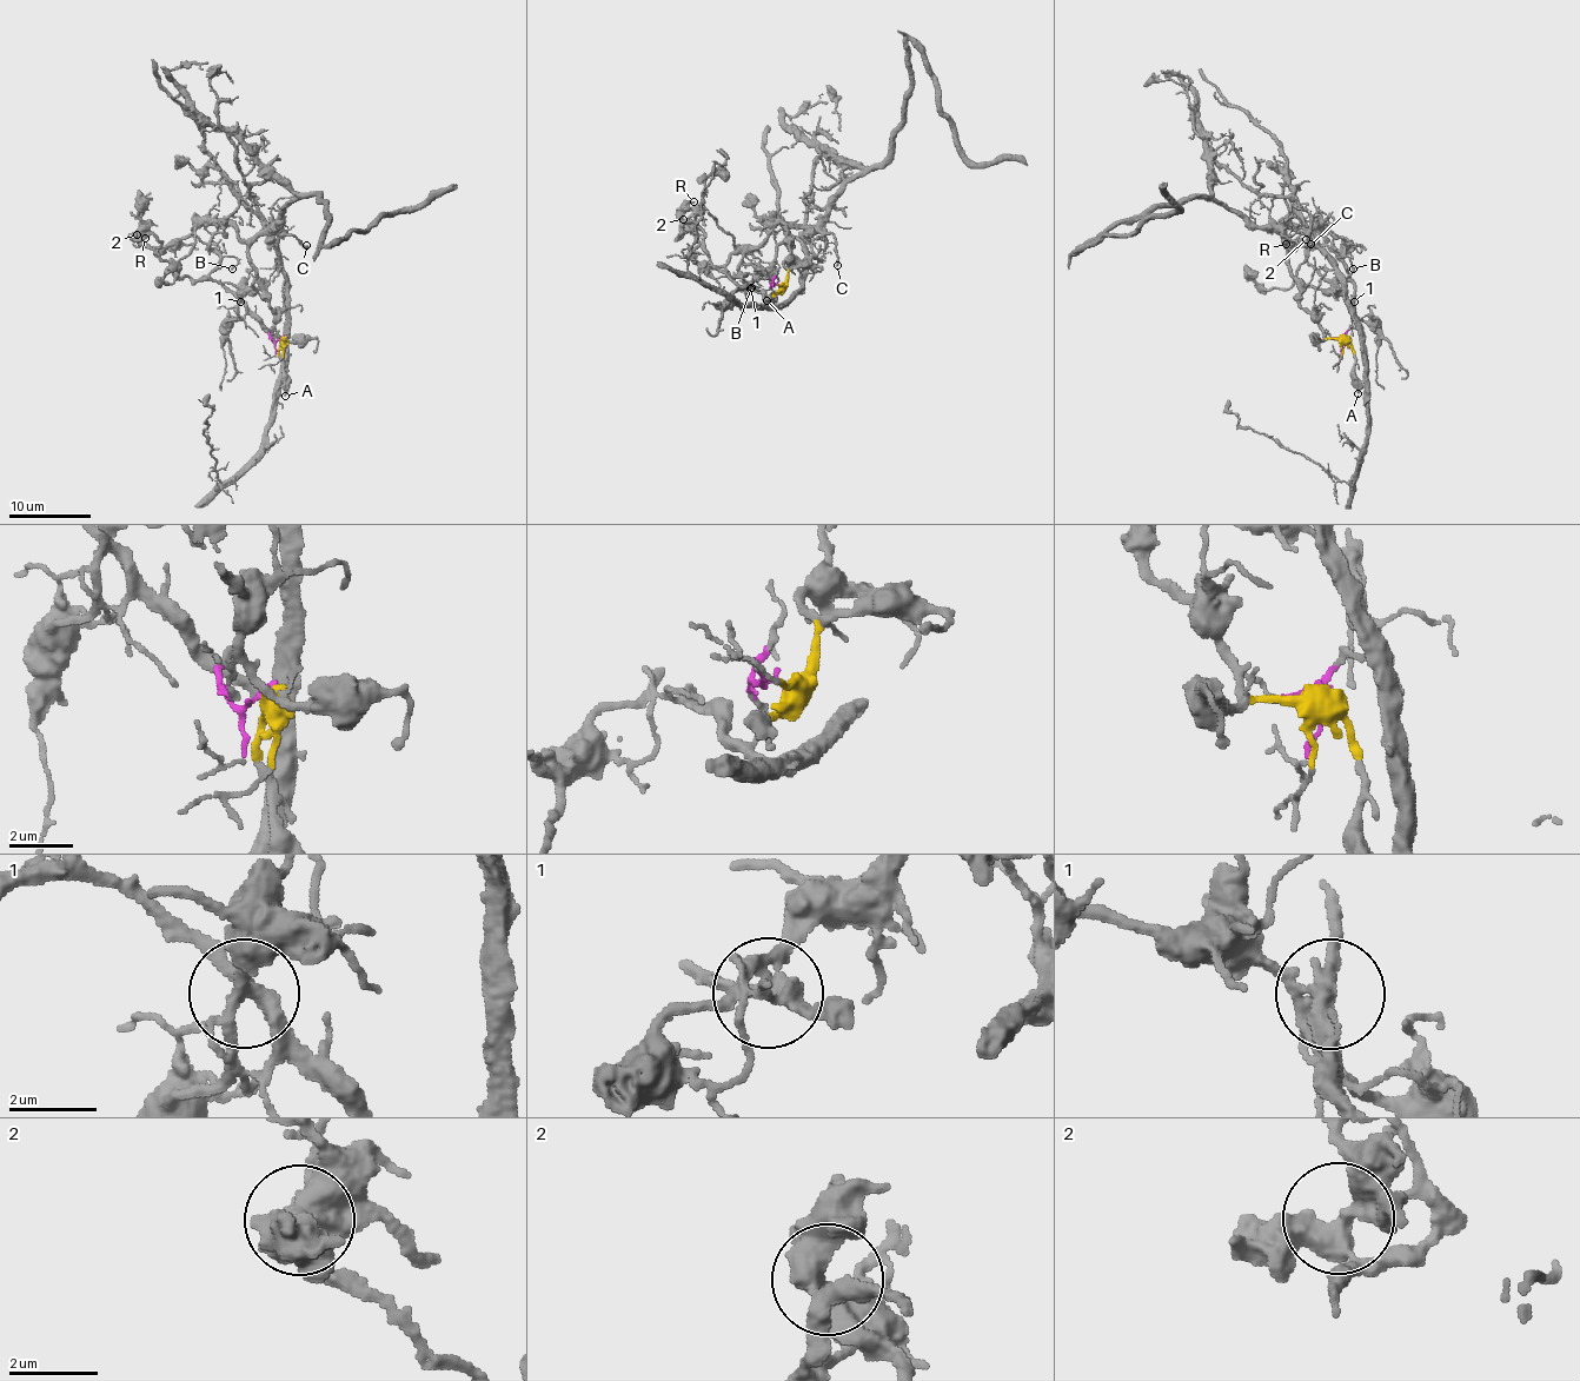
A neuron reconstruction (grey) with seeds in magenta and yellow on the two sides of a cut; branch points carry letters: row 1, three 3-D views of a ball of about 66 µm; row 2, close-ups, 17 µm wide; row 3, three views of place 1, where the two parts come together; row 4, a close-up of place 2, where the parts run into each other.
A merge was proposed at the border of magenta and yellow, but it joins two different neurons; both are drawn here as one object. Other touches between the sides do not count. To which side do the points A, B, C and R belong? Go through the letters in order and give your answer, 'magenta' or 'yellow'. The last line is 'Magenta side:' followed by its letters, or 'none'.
A: yellow
B: magenta
C: yellow
R: yellow
Magenta side: B

